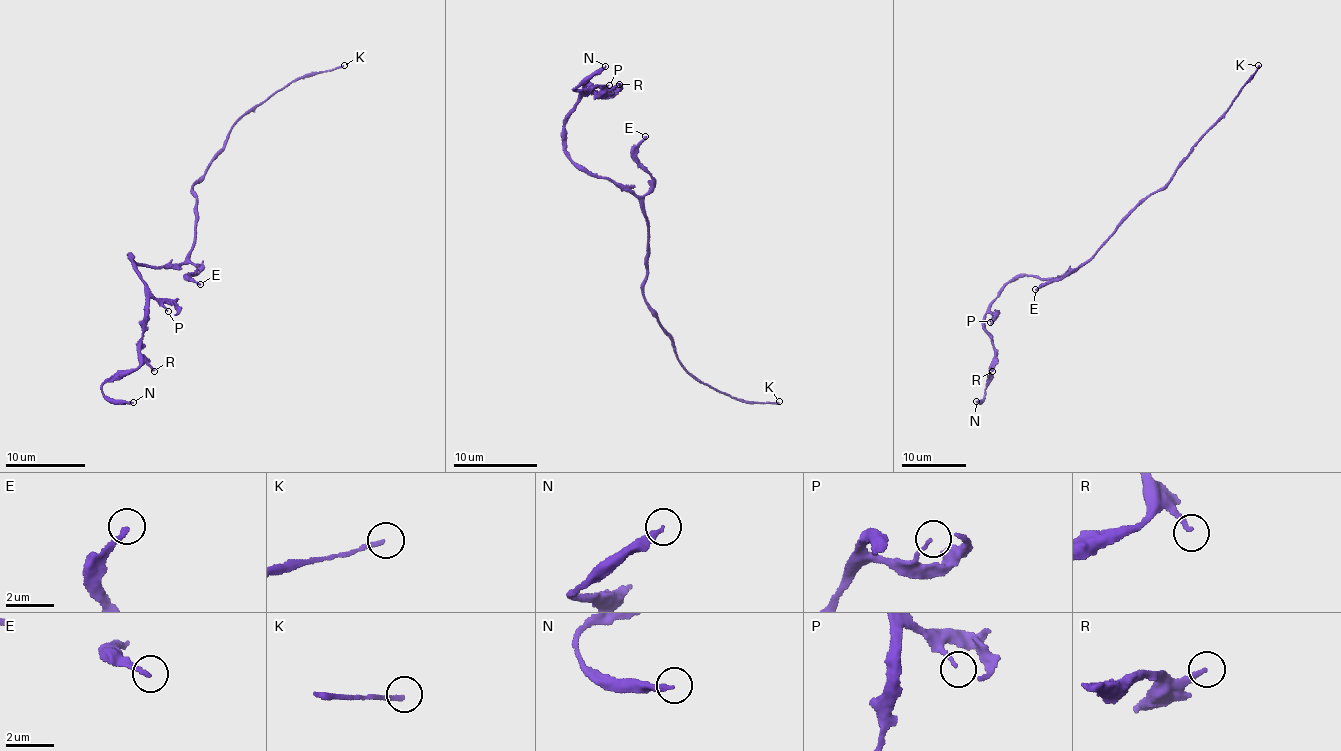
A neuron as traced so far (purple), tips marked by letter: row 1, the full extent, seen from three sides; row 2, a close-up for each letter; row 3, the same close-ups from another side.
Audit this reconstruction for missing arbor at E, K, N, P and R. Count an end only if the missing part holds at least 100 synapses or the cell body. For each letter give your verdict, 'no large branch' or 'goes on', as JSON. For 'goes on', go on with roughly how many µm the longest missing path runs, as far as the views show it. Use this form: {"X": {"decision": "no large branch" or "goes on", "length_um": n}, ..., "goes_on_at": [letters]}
{"E": {"decision": "no large branch"}, "K": {"decision": "goes on", "length_um": 140}, "N": {"decision": "no large branch"}, "P": {"decision": "no large branch"}, "R": {"decision": "no large branch"}, "goes_on_at": ["K"]}

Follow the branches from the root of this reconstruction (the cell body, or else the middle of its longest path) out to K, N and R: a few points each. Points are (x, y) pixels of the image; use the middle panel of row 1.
K: (648, 220), (644, 262), (648, 270), (642, 291), (685, 368), (701, 382), (737, 399), (779, 401)
N: (648, 220), (635, 196), (566, 151), (579, 95), (603, 88), (573, 90), (605, 66)
R: (648, 220), (635, 196), (585, 171), (566, 151), (564, 126), (584, 87), (591, 84), (596, 94), (619, 84)

